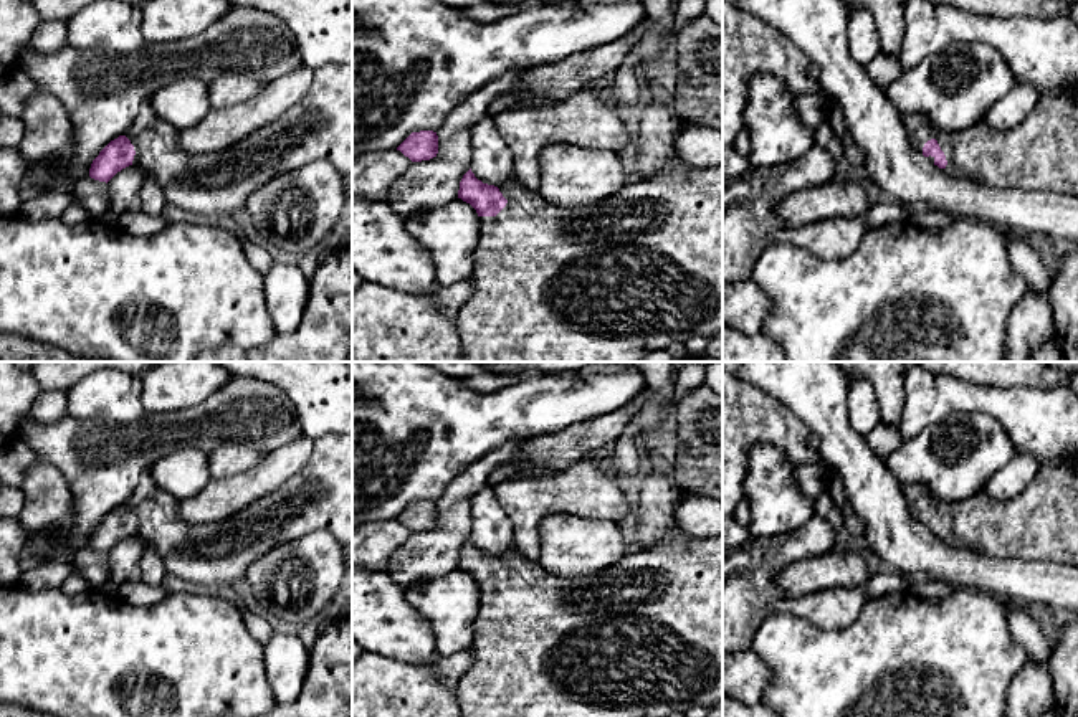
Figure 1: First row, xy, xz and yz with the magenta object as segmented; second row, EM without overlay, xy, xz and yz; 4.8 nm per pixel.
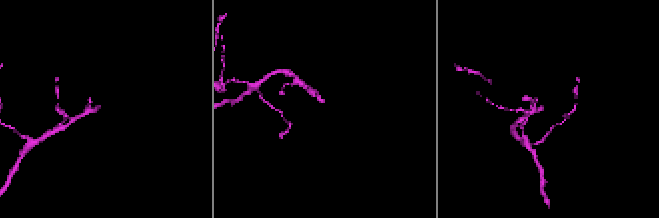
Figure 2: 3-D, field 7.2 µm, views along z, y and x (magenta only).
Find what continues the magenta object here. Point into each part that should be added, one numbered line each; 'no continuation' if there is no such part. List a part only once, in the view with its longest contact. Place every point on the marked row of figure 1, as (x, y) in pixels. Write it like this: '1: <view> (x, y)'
1: yz (1040, 154)

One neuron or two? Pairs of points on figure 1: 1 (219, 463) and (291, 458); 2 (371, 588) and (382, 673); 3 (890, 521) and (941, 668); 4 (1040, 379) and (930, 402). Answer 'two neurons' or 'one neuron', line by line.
1: two neurons
2: two neurons
3: two neurons
4: two neurons

